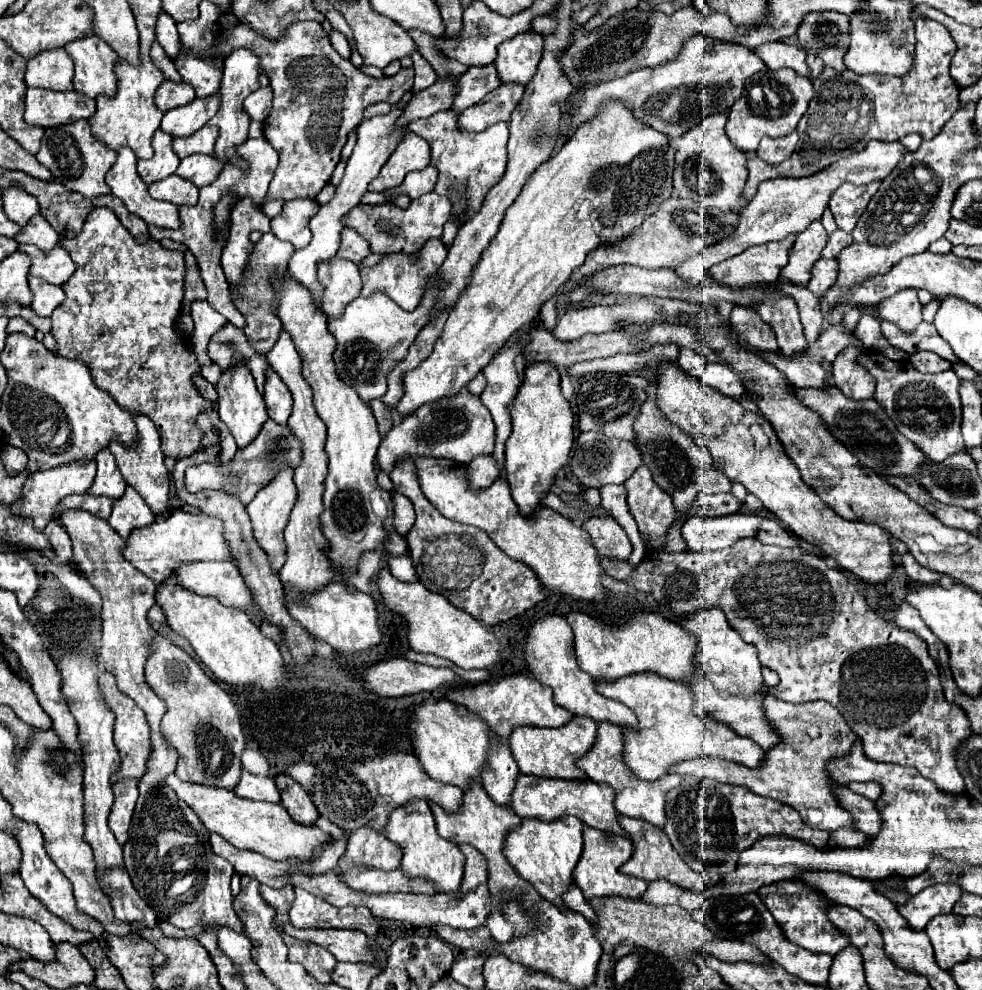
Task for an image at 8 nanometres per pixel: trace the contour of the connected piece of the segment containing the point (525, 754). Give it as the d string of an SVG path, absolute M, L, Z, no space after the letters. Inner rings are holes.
M574 716L568 724L560 728L514 728L508 738L512 756L522 774L534 774L544 778L562 778L562 780L582 780L584 772L576 766L576 760L588 752L596 740L596 722L588 716Z

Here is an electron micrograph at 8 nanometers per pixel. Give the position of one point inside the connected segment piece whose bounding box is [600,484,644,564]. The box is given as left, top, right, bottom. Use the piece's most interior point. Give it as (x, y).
(613, 497)

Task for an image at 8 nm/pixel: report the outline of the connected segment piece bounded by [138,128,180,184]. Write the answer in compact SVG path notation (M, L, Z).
M160 128L152 136L152 148L154 148L154 156L150 160L138 162L138 174L146 184L164 180L166 176L174 174L180 162L180 158L172 150L172 136L160 132Z

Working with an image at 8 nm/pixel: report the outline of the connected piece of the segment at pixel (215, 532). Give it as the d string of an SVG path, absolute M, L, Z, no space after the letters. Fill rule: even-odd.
M176 510L168 518L156 520L150 526L134 528L122 552L130 564L134 564L156 584L164 582L172 574L172 570L180 568L182 564L192 564L200 560L234 560L220 532L220 520L212 520L204 514L190 514L184 510Z

